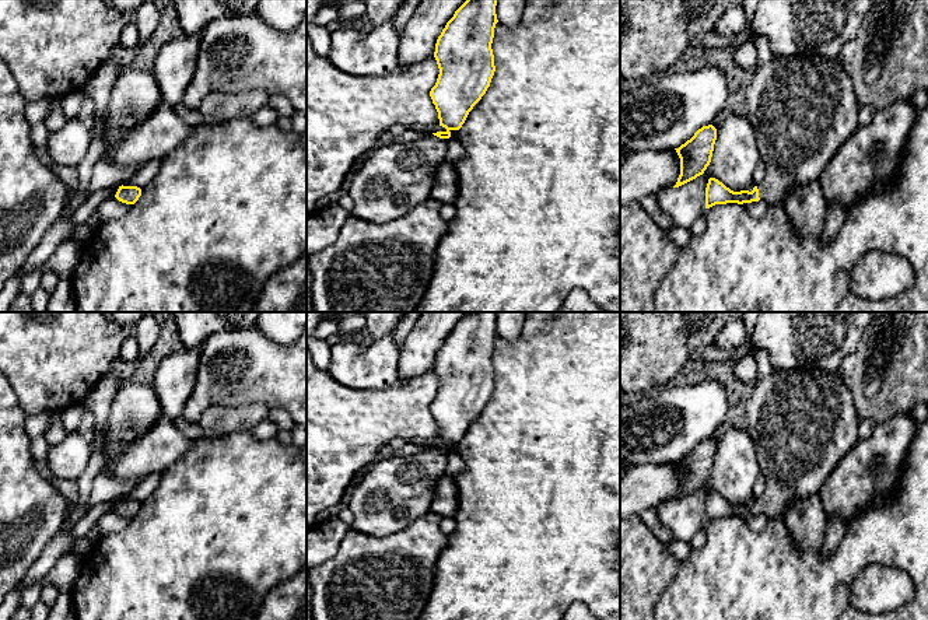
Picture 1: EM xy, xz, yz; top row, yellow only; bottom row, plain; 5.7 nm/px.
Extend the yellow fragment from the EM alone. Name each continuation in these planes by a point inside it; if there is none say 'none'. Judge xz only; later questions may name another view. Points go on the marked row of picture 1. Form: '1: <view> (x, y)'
1: xz (394, 179)

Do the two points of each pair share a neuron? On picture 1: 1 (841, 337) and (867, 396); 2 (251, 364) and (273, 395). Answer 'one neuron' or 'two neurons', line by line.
1: two neurons
2: one neuron

